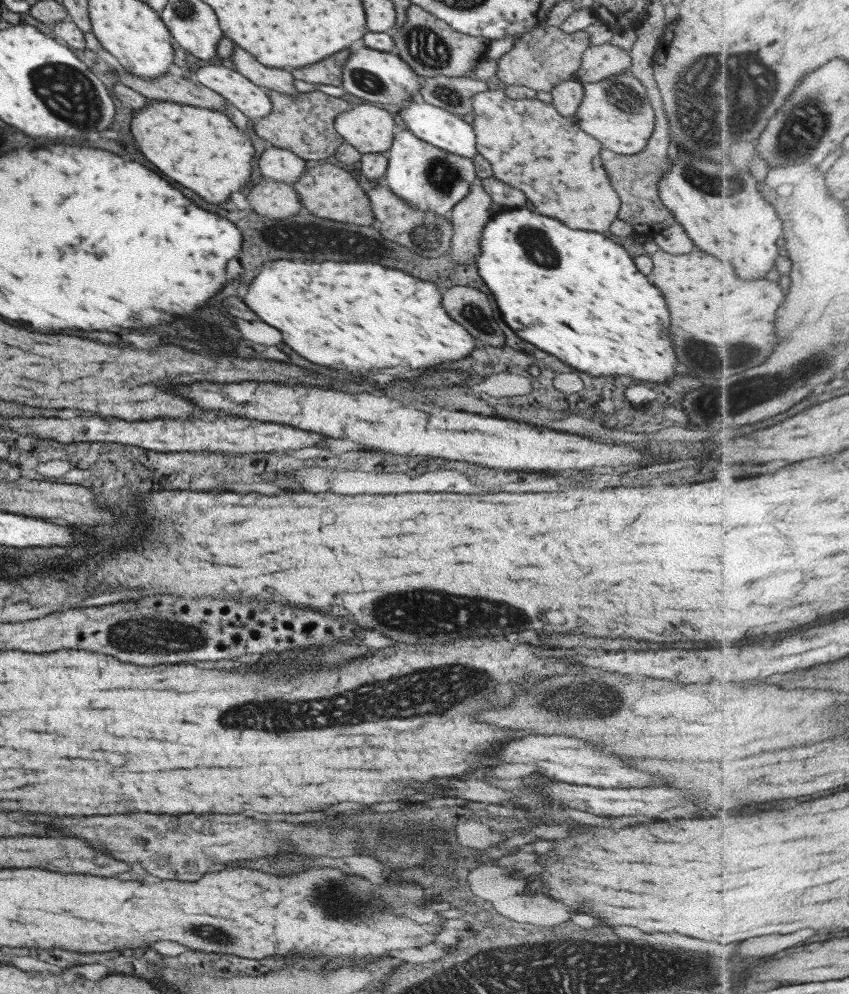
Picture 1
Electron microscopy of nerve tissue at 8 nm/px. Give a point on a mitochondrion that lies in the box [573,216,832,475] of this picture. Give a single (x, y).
(712, 355)

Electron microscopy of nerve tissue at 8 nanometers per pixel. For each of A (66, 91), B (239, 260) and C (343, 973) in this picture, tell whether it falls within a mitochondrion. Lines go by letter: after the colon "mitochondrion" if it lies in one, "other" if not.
A: mitochondrion
B: other
C: other

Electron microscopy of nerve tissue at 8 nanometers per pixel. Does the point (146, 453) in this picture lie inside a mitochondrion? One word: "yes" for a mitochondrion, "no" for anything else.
no

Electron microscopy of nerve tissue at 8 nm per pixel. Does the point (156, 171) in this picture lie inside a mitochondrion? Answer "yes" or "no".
no

